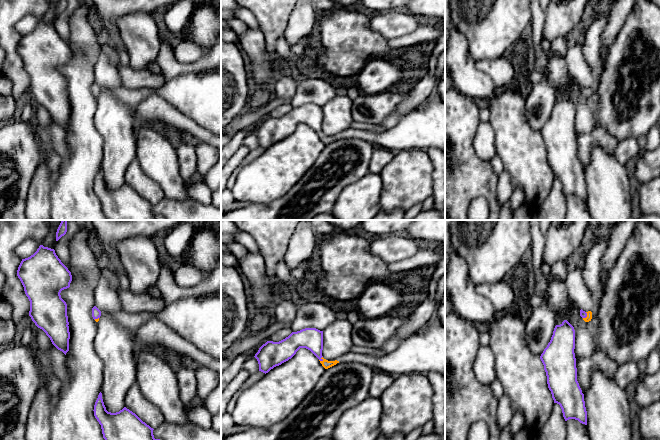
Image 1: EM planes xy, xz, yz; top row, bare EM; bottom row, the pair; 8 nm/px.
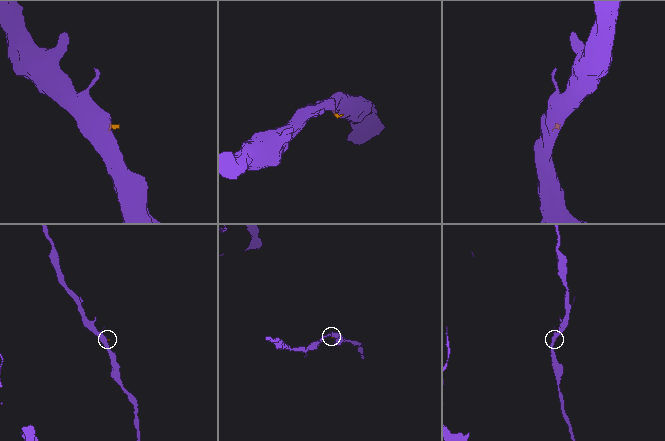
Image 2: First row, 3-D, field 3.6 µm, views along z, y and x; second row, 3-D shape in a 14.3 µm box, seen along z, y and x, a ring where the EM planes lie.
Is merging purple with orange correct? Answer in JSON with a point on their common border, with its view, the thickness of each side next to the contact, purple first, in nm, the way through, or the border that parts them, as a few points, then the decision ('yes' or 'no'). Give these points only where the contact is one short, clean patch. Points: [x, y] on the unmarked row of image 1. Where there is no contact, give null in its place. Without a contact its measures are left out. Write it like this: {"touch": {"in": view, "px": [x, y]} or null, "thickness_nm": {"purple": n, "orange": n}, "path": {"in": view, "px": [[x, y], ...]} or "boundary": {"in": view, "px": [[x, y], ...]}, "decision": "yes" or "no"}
{"touch": {"in": "xz", "px": [322, 135]}, "thickness_nm": {"purple": 180, "orange": 70}, "path": {"in": "xz", "px": [[310, 114], [322, 135], [326, 140]]}, "decision": "yes"}

